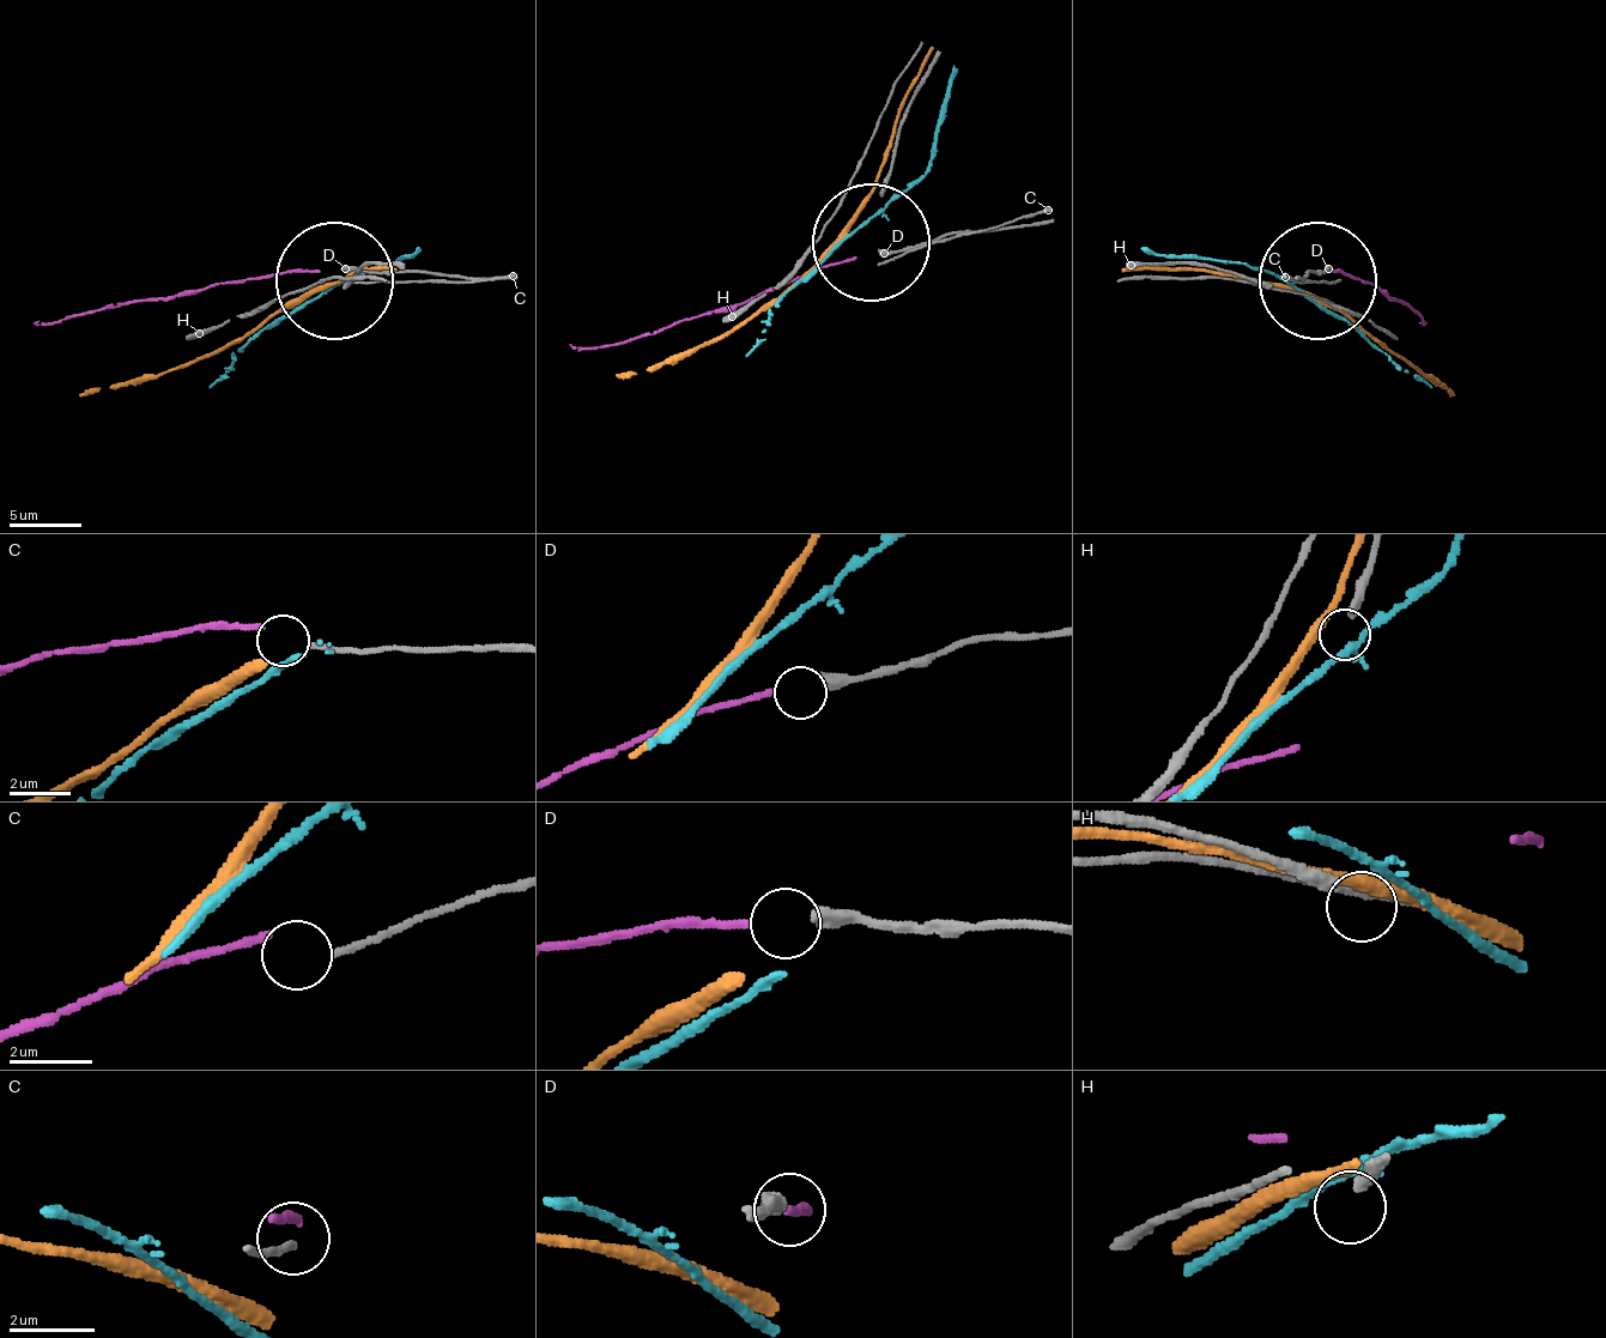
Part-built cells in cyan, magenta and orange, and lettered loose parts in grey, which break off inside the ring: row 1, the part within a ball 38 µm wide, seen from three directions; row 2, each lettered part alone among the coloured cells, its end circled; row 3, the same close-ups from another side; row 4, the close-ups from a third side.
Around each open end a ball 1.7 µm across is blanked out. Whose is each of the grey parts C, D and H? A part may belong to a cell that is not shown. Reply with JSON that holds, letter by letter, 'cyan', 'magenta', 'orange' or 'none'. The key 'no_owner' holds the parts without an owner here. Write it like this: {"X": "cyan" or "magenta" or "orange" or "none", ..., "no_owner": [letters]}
{"C": "none", "D": "magenta", "H": "none", "no_owner": ["C", "H"]}

